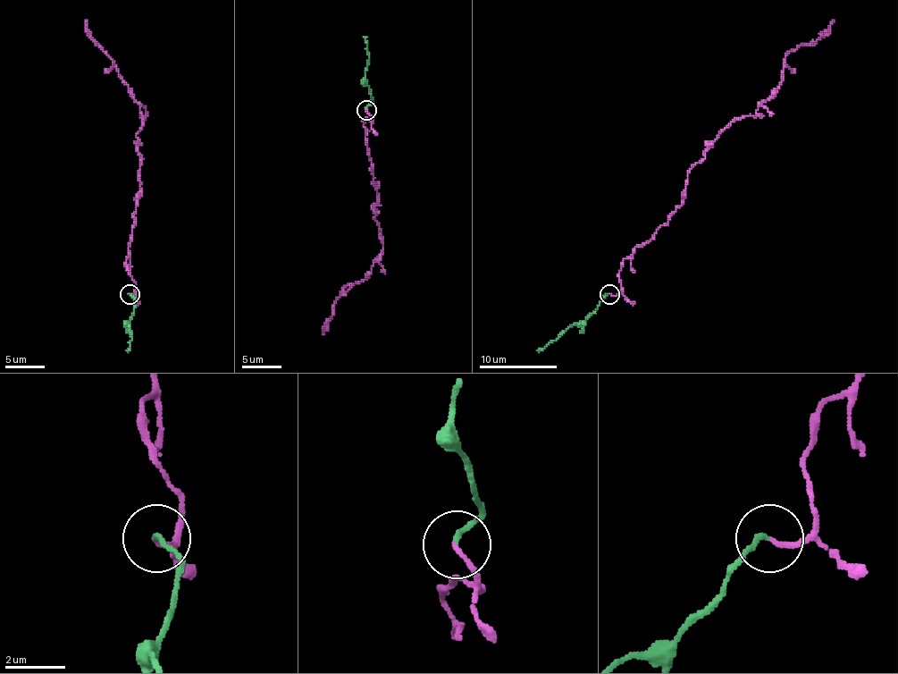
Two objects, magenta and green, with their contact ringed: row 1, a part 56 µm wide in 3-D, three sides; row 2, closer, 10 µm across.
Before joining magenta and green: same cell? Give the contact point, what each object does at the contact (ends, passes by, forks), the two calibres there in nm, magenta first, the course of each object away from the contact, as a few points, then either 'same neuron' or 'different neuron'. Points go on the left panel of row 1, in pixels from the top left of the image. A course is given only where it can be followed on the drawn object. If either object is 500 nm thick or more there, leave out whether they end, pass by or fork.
at (130, 294); magenta ends there; green ends there; 150 nm thick on the magenta side, 170 nm on the other; magenta runs (130, 293), (136, 291), (126, 260), (139, 172), (136, 135), (146, 115), (85, 20); green runs (130, 293), (136, 307), (128, 321), (132, 339), (126, 350); same neuron

